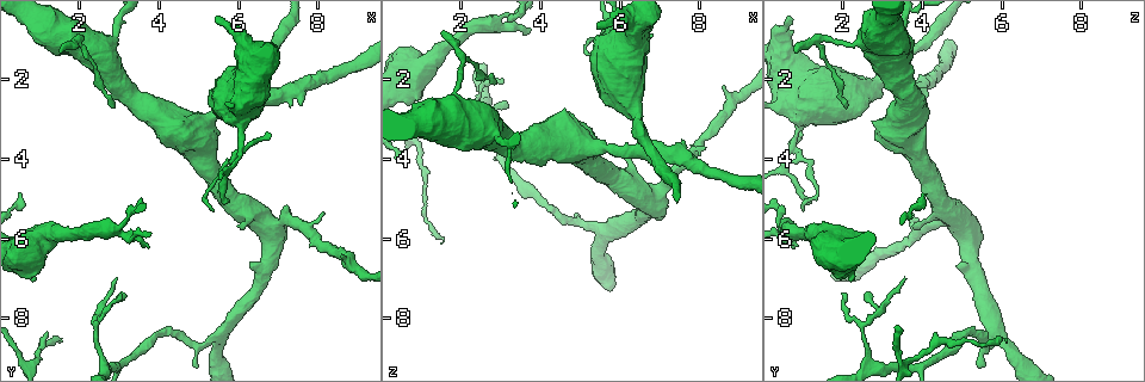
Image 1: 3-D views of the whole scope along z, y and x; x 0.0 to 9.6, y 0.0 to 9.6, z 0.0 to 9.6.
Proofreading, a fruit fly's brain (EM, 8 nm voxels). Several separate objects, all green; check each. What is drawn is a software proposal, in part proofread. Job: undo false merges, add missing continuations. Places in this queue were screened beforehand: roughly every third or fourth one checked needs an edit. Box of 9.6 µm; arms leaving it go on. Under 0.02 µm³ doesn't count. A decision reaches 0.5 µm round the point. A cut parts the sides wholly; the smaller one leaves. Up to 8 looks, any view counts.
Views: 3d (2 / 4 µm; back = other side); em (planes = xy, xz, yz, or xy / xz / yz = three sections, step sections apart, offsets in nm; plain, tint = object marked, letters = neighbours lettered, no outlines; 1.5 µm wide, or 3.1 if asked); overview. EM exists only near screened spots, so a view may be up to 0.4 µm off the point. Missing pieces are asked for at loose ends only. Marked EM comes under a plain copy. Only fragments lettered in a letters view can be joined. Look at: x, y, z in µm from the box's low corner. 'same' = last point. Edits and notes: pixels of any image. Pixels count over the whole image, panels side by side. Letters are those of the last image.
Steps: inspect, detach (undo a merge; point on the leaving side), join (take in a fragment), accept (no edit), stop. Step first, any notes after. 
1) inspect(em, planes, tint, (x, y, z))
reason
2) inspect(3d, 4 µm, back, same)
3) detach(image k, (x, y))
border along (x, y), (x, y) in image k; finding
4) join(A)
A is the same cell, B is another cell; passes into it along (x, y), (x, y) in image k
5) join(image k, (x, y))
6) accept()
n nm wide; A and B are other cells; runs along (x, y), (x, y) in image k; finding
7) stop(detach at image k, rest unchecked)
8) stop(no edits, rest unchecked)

inspect(em, planes, tint, (2.05, 0.95, 1.55))
sharp bend

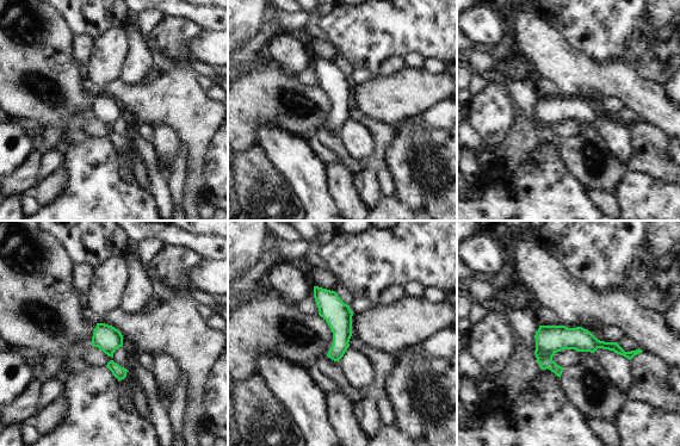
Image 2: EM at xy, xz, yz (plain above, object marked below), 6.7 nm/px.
inspect(em, planes, letters, same)

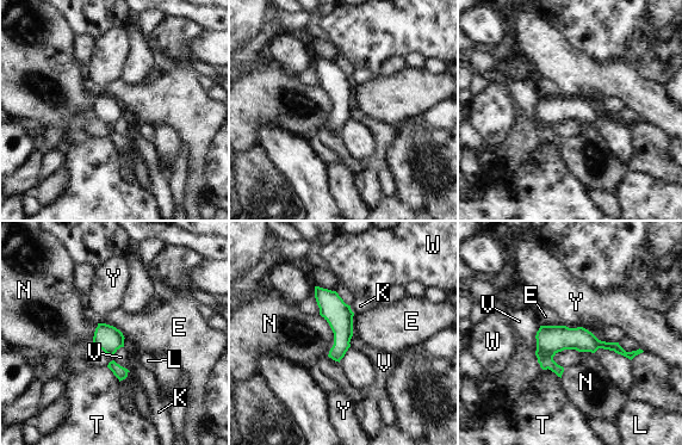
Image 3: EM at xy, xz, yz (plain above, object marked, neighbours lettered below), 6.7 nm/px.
accept()
180 nm wide; E, K, L, N, T, V, W and Y are other cells; border along (113, 360), (128, 370), (119, 382) in image 3; all the same neuron

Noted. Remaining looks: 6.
inspect(em, planes, letters, (2.85, 2.70, 2.05))

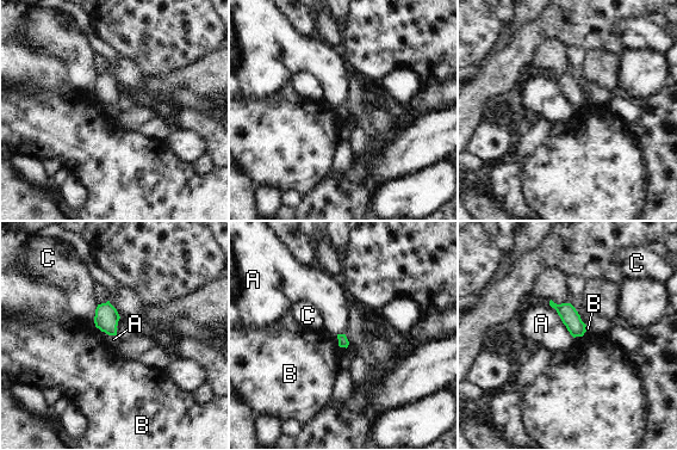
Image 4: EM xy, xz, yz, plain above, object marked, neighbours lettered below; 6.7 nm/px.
accept()
70 nm wide; A, B and C are other cells; border along (548, 304), (573, 337) in image 4; no lettered fragment goes on from it

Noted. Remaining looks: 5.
inspect(em, planes, letters, (6.10, 3.65, 0.80))
sudden change in width

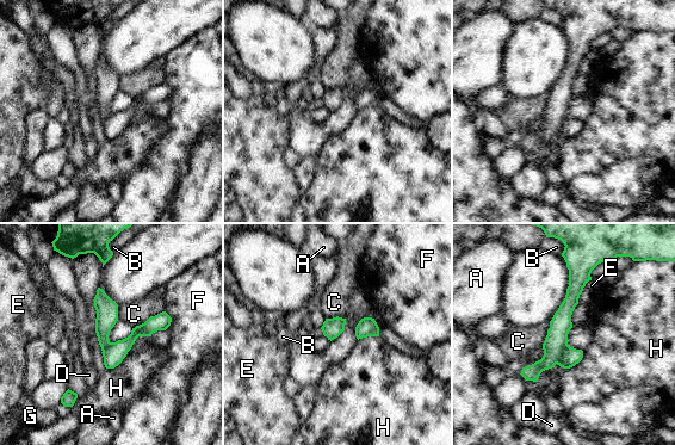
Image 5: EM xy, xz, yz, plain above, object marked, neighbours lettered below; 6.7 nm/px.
detach(image 5, (570, 357))
H touches over 380 nm; A, B, C, D, E, F, G and H are other cells; border along (568, 345), (555, 363) in image 5; a second neuron is stuck on

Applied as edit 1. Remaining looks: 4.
stop(detach at image 5, rest unchecked)

